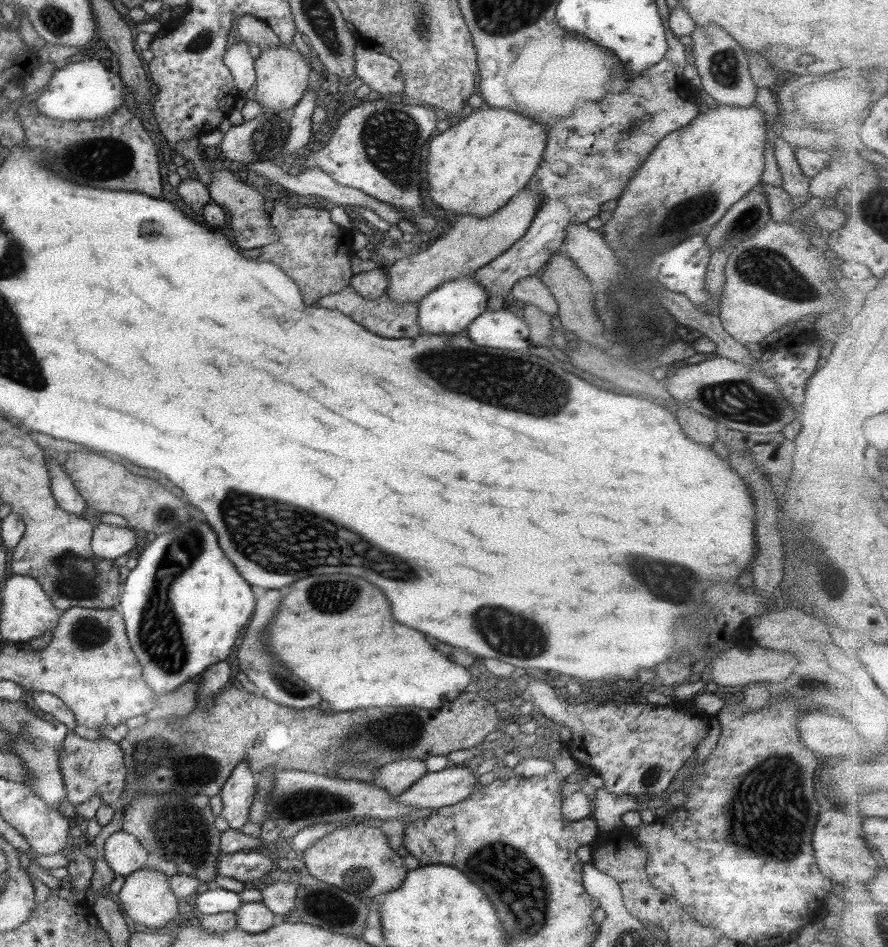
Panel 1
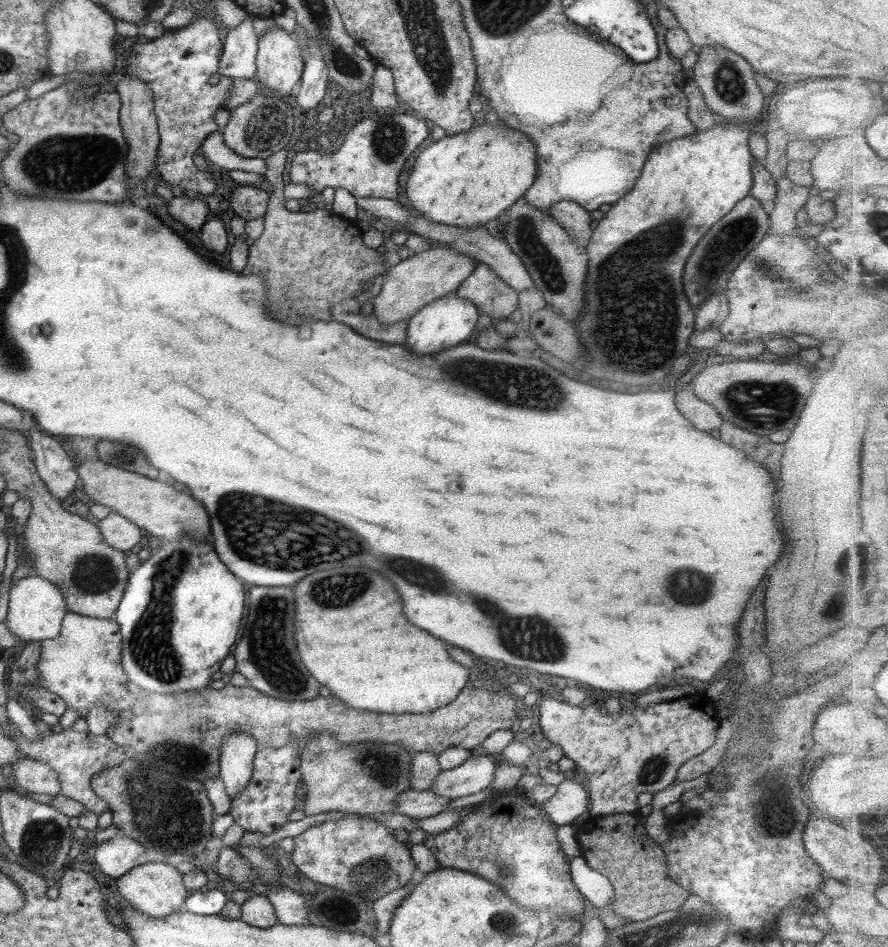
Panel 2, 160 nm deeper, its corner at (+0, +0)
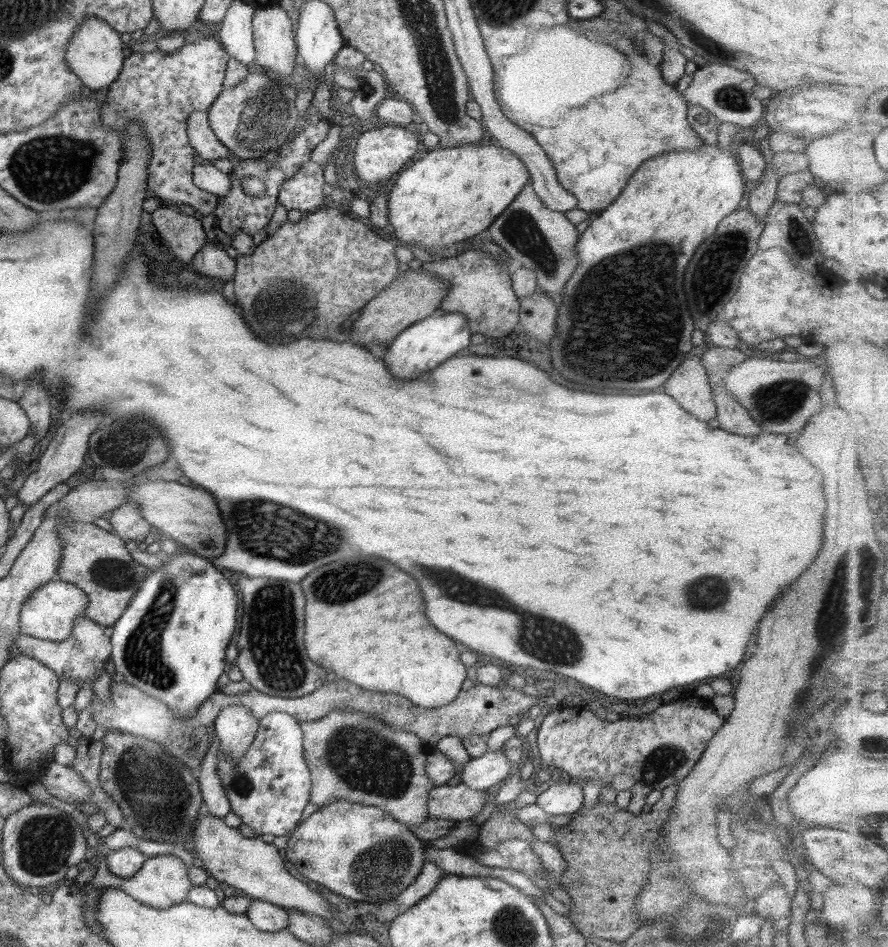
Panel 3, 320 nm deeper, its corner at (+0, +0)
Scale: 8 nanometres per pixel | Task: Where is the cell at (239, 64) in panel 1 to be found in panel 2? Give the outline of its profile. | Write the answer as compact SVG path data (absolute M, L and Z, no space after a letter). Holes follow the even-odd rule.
M253 16L245 17L228 30L218 58L217 74L209 78L209 84L216 84L219 76L231 79L253 76L256 71L257 38L253 31L252 18Z

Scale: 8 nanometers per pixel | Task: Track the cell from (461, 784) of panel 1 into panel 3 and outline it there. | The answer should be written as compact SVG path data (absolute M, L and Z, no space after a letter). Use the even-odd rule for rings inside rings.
M502 750L486 751L483 756L473 758L461 768L457 780L475 790L492 790L508 777L511 761L507 760Z

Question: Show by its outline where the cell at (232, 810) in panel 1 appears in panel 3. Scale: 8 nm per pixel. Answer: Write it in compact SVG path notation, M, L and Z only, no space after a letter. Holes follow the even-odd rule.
M227 706L219 710L219 716L213 720L213 732L219 740L217 750L227 756L227 760L236 763L245 754L253 742L258 720L247 712L245 706Z

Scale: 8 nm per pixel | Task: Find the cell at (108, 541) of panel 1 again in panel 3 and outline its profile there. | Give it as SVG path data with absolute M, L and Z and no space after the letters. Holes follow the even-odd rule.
M125 503L110 512L109 524L119 538L141 542L153 530L152 526L142 517L135 503Z

